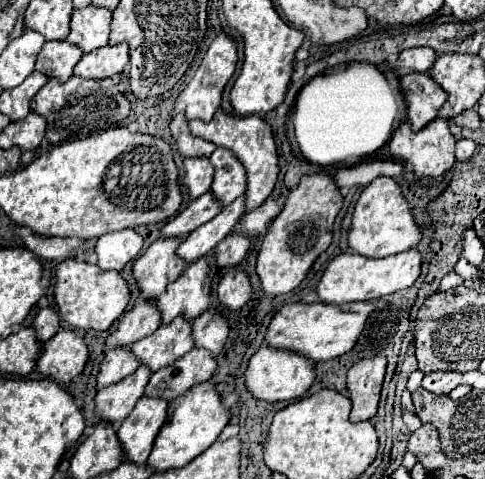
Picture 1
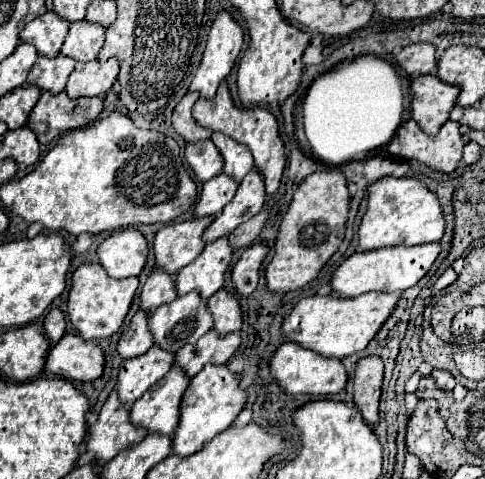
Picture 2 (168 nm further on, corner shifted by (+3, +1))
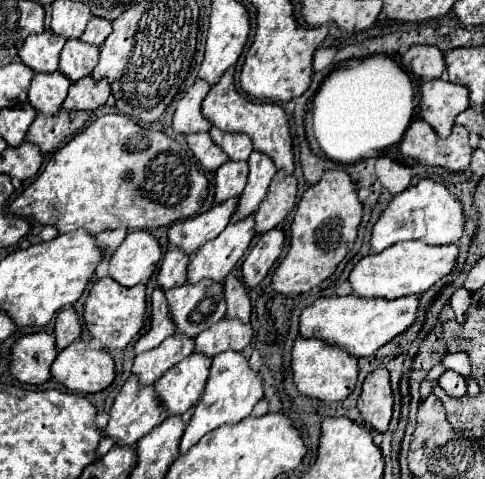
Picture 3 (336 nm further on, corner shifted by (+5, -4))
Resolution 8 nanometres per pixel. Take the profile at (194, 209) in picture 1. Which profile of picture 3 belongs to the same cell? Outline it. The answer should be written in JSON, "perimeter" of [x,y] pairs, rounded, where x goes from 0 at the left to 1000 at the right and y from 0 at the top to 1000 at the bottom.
{"perimeter":[[[464,338],[443,359],[443,426],[489,413],[509,380],[509,338]]]}

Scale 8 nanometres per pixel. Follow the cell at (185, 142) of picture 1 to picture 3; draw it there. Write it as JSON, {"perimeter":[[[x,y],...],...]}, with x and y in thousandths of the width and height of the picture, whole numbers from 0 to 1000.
{"perimeter":[[[406,167],[394,188],[365,213],[365,230],[357,242],[357,271],[365,280],[406,280],[431,276],[435,255],[423,255],[414,238],[414,213],[423,209],[435,180],[427,171]]]}

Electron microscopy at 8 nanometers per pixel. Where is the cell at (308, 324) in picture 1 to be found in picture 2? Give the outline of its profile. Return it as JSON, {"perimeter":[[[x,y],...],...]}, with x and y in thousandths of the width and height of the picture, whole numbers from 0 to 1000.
{"perimeter":[[[753,612],[740,620],[645,616],[621,624],[584,670],[584,699],[666,745],[715,745],[748,733],[806,662],[831,612]]]}

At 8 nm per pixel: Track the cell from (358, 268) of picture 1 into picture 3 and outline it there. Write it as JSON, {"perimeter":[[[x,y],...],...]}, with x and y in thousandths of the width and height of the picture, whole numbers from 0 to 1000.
{"perimeter":[[[864,501],[819,505],[781,530],[761,530],[744,539],[720,568],[720,589],[728,597],[732,618],[777,618],[802,626],[827,618],[852,618],[852,614],[864,618],[880,601],[889,601],[905,580],[930,568],[938,539],[942,539],[942,509],[885,514]]]}

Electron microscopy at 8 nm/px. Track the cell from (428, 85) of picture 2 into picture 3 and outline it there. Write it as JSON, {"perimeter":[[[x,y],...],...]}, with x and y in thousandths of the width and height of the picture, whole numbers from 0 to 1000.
{"perimeter":[[[885,167],[864,180],[864,242],[889,259],[905,288],[930,280],[938,242],[967,225],[967,188],[922,167]]]}

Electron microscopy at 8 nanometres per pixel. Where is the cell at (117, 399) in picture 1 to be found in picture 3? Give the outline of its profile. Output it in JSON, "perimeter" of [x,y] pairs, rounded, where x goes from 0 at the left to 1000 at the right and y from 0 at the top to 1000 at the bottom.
{"perimeter":[[[361,697],[340,706],[324,727],[278,743],[274,785],[287,789],[291,806],[320,802],[353,764],[369,760],[398,735],[398,714],[381,714],[381,706],[365,706]]]}

